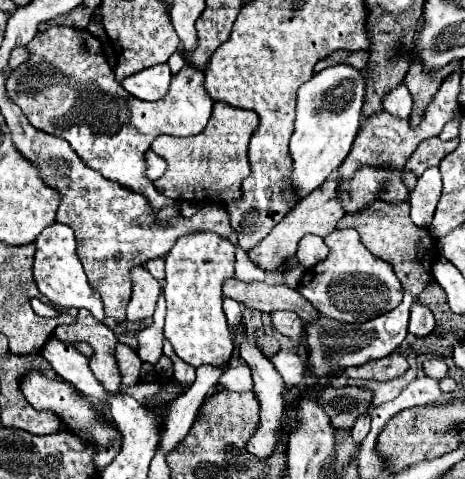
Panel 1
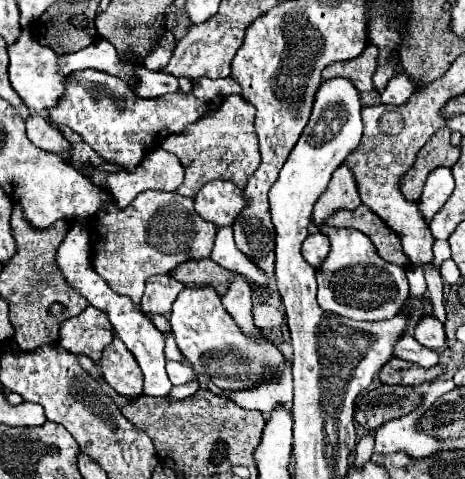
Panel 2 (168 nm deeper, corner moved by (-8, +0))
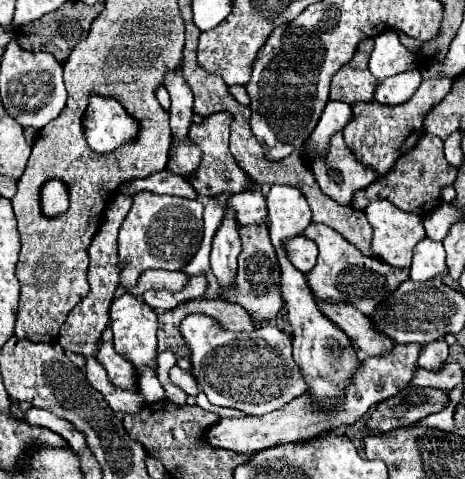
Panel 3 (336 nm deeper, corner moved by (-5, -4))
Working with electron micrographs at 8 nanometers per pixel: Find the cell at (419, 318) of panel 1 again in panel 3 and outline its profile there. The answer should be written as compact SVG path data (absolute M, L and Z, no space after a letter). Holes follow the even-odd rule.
M439 339L429 345L423 345L419 365L427 371L439 371L441 367L445 367L447 357L449 357L449 345L443 339Z

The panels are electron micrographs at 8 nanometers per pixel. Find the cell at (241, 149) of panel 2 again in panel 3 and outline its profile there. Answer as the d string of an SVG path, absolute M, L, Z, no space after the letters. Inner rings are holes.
M213 113L213 115L205 117L201 125L193 125L191 131L189 131L191 139L203 151L201 165L199 165L197 173L189 179L189 183L203 197L209 197L209 193L213 193L213 195L241 193L247 185L251 185L247 175L239 169L239 165L235 163L233 155L229 153L229 125L231 125L231 121L233 121L233 117L229 117L229 113Z

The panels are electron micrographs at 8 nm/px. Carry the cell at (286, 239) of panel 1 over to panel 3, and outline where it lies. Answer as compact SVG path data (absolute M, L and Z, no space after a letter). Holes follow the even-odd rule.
M341 131L331 135L329 149L325 153L315 153L309 165L321 191L343 205L349 205L357 189L365 189L379 177L375 169L365 167L355 159L345 145Z

